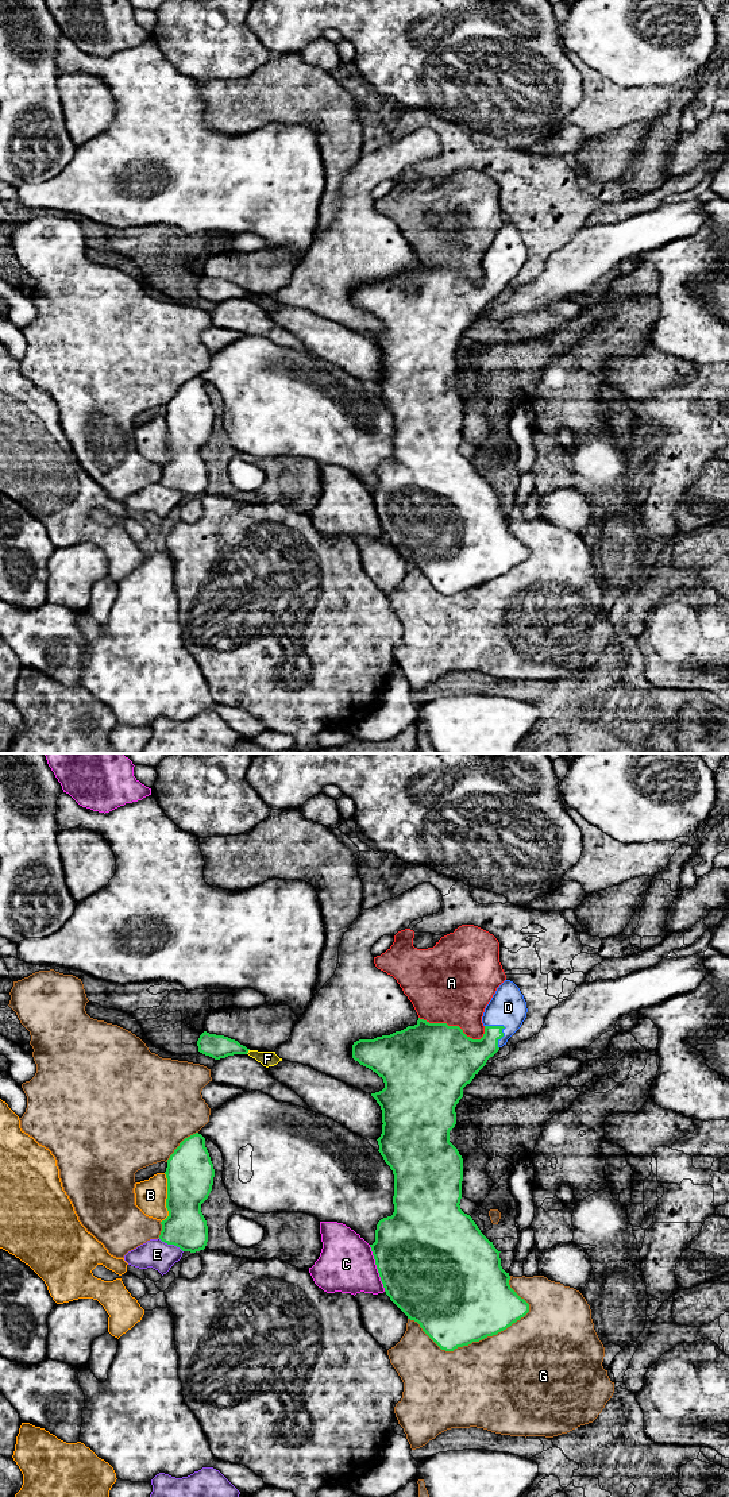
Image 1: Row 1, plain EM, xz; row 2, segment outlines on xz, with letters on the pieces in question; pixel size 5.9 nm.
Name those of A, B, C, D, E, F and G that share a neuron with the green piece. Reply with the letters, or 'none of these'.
D

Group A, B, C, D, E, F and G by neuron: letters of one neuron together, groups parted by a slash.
A / B E / C / D / F / G

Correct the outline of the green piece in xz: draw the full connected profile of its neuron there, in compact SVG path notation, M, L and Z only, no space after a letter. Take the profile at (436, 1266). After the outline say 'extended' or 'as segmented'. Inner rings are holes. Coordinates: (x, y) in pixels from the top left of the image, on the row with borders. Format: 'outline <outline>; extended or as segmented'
outline M505 980L485 1008L485 1034L481 1039L467 1037L459 1026L429 1023L418 1018L414 1026L374 1039L359 1039L352 1045L352 1058L385 1083L385 1088L371 1096L382 1110L378 1151L394 1174L394 1212L378 1222L375 1242L370 1247L386 1295L446 1351L497 1335L529 1312L529 1304L509 1285L510 1276L501 1266L501 1251L481 1232L472 1218L460 1209L463 1158L450 1142L450 1131L456 1124L455 1107L463 1097L463 1088L521 1027L526 1012L520 988Z; extended

